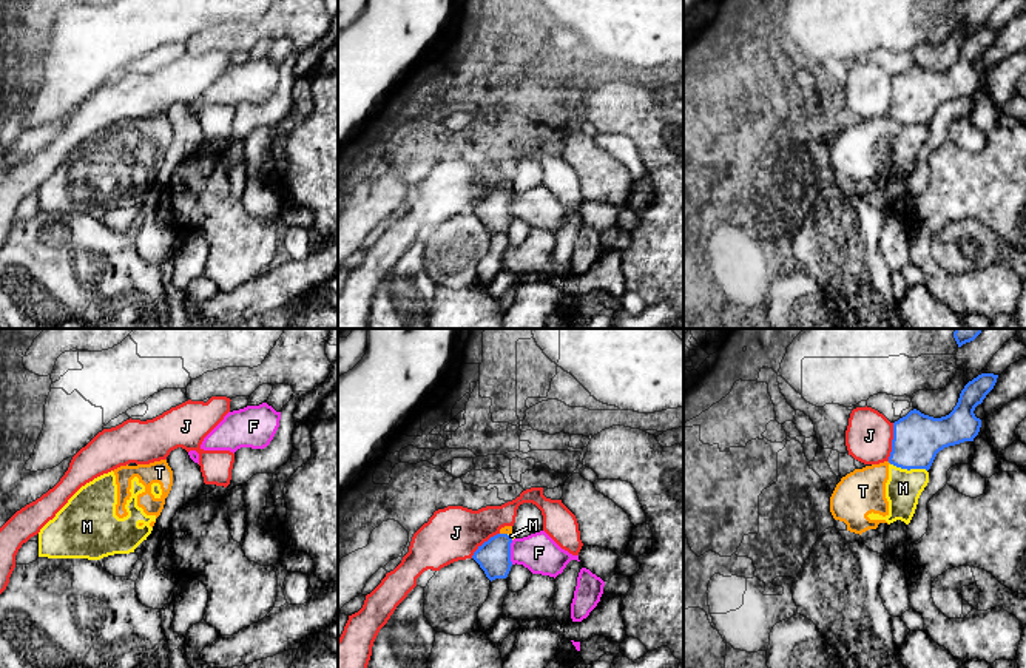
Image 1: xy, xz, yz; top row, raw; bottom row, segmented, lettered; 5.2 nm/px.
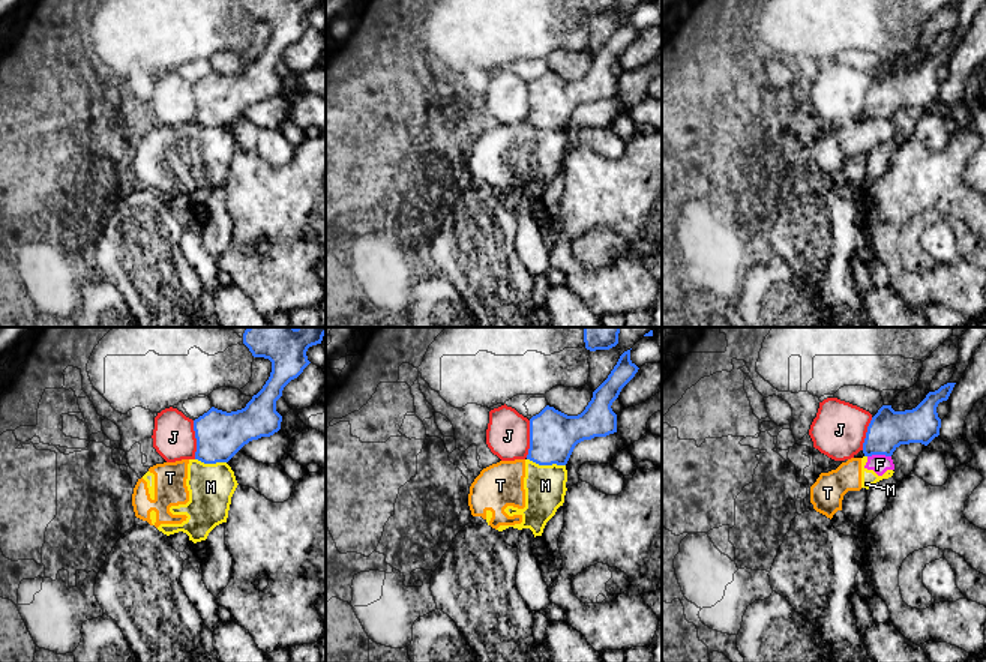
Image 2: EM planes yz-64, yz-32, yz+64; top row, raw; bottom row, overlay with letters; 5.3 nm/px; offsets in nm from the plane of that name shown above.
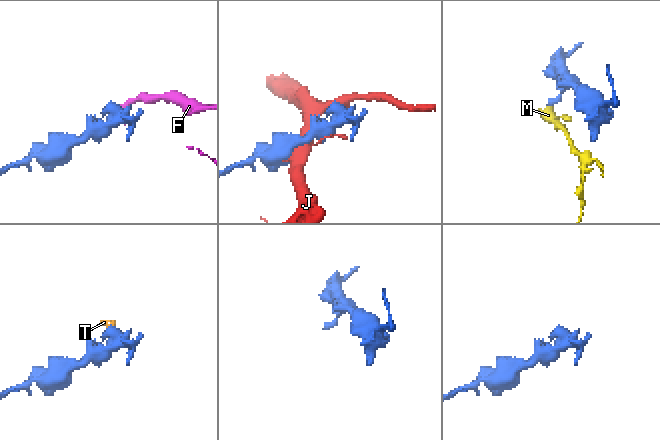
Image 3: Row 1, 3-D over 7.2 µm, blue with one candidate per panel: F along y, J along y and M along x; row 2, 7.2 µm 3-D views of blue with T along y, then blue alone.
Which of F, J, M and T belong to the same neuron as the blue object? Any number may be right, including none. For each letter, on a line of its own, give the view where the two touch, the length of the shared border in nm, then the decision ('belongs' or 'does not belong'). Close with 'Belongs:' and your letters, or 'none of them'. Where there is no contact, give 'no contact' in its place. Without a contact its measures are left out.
F: contact in xz; length 130 nm; does not belong
J: contact in yz; length 200 nm; does not belong
M: contact in yz; length 200 nm; does not belong
T: contact in xz; length 40 nm; does not belong
Belongs: none of them

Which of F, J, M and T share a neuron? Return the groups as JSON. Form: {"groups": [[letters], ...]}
{"groups": [["F", "M", "T"], ["J"]]}

